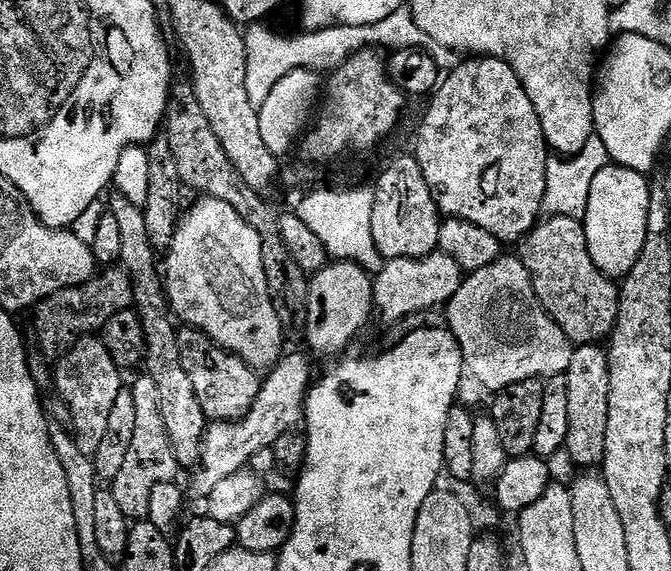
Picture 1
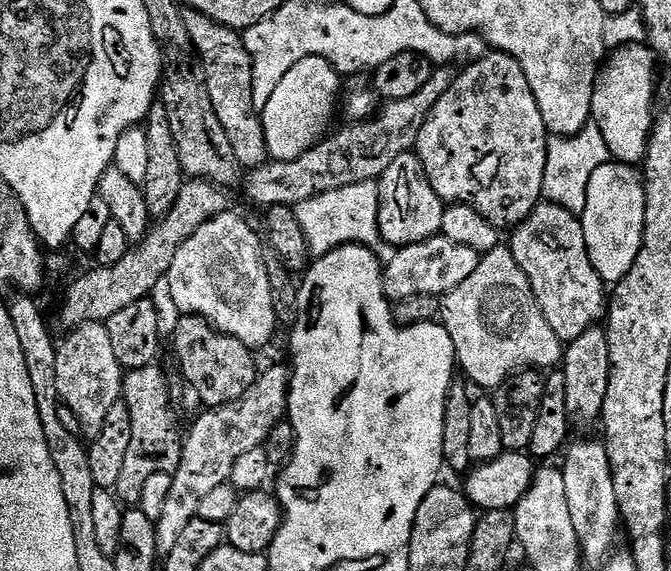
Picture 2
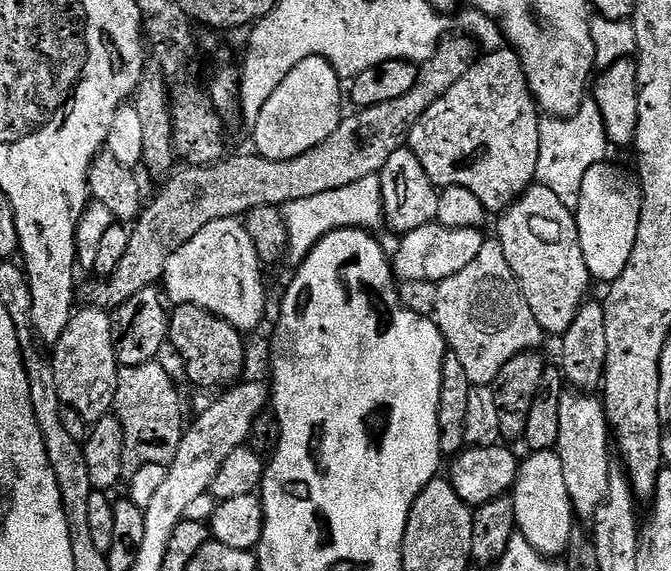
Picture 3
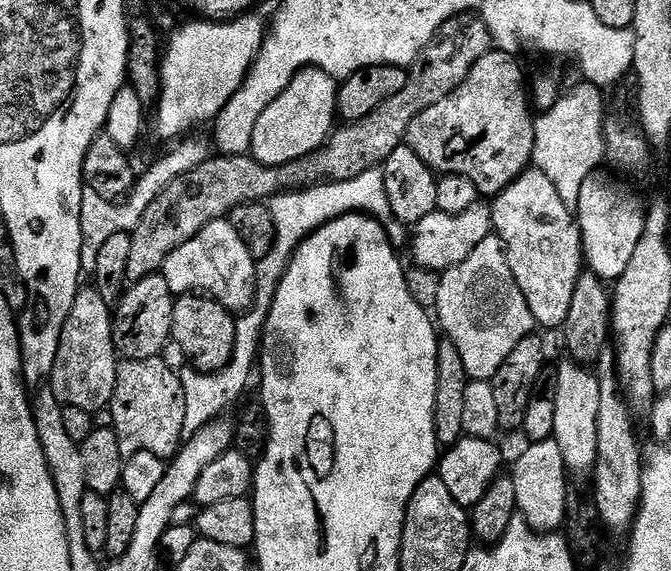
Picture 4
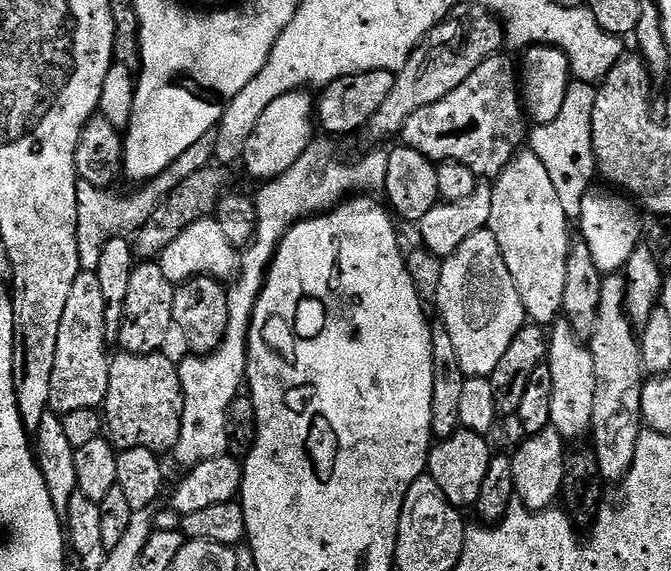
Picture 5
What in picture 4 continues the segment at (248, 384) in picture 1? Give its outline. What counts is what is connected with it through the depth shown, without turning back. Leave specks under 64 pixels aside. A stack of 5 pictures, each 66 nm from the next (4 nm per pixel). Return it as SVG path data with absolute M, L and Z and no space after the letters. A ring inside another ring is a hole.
M180 294L174 300L172 315L172 340L184 351L188 360L193 360L195 371L219 372L232 361L236 341L237 317L223 304L203 294Z

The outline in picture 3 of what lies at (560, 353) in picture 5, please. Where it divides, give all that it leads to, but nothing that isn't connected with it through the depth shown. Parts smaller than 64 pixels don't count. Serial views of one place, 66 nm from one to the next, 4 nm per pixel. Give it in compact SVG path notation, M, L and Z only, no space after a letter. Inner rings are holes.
M584 390L565 391L560 409L558 442L554 449L562 458L562 474L566 477L566 490L570 490L572 499L572 511L577 517L591 521L608 499L608 487L610 486L611 457L608 457L608 444L610 448L610 429L608 427L608 415L604 413L603 403L596 400L595 395Z

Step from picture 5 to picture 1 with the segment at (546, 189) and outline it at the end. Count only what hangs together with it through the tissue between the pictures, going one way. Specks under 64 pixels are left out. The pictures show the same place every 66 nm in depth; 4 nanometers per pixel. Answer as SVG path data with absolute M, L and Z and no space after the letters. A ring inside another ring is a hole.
M565 216L541 219L519 248L518 255L530 274L542 306L573 345L595 344L611 337L618 318L620 289L598 270L594 258L590 258L581 221Z

